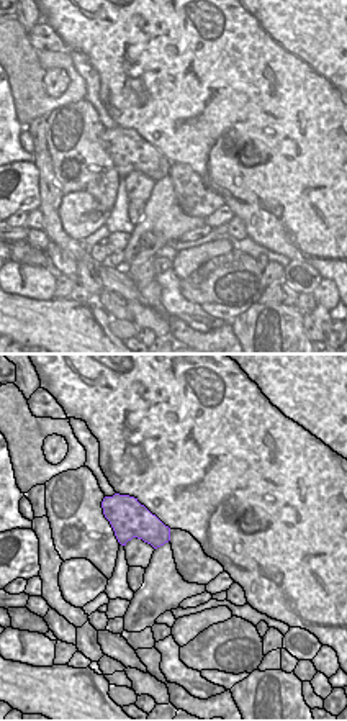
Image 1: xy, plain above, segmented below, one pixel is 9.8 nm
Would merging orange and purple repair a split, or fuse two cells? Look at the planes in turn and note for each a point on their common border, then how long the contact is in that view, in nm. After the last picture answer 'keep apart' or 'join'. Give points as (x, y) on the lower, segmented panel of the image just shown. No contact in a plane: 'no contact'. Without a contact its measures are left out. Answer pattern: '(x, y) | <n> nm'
no contact

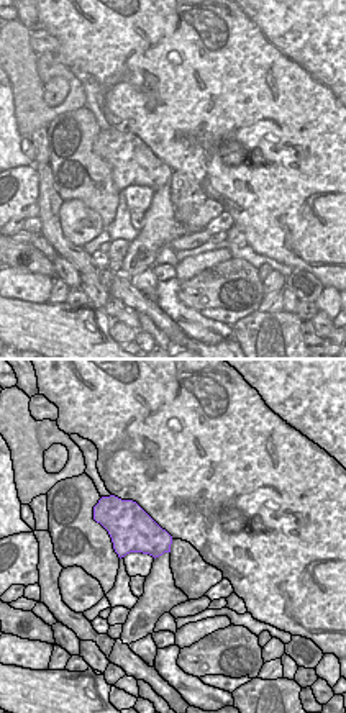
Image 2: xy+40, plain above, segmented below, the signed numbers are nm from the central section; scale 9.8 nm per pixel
no contact

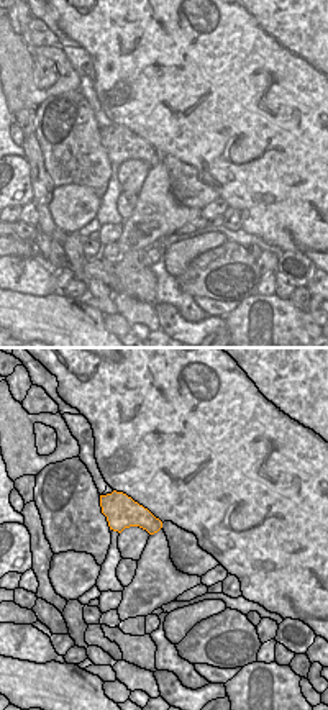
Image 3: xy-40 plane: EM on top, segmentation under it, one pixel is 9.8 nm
no contact

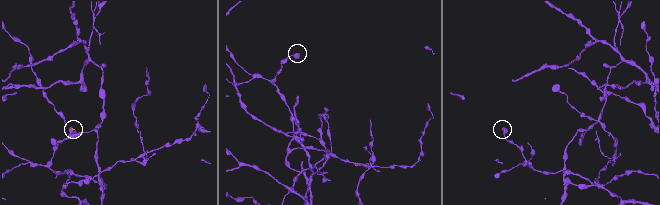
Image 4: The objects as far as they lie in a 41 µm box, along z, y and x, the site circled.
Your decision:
keep apart

